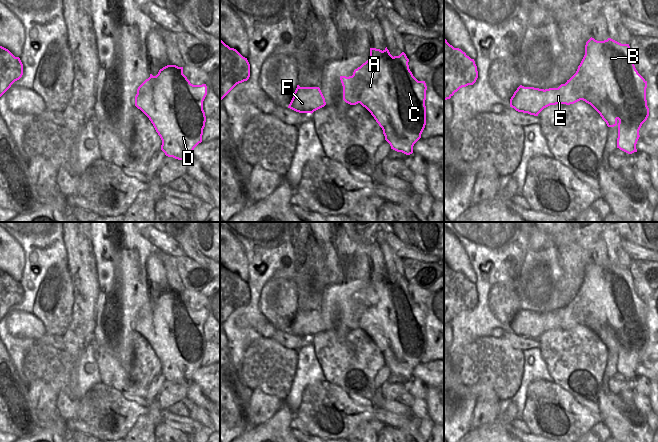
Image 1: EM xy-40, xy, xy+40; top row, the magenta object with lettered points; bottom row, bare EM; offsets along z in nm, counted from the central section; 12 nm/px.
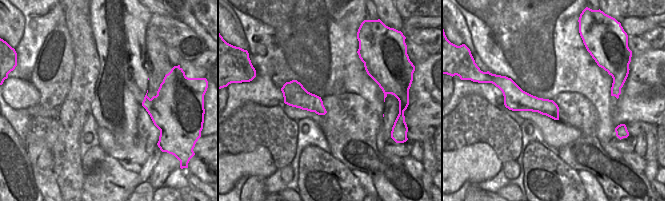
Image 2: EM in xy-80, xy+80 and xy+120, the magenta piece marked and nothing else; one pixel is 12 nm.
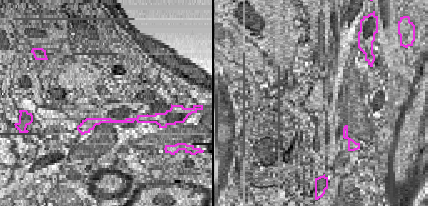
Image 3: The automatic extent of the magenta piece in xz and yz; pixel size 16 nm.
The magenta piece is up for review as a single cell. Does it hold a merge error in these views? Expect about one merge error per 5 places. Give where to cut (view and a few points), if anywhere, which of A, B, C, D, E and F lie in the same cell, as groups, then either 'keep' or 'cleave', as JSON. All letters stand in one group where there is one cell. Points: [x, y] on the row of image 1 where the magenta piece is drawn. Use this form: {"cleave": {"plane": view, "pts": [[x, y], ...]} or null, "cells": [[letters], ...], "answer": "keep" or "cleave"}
{"cleave": {"plane": "xy+40", "pts": [[544, 90], [546, 106]]}, "cells": [["A", "B", "C", "D", "E"], ["F"]], "answer": "cleave"}

